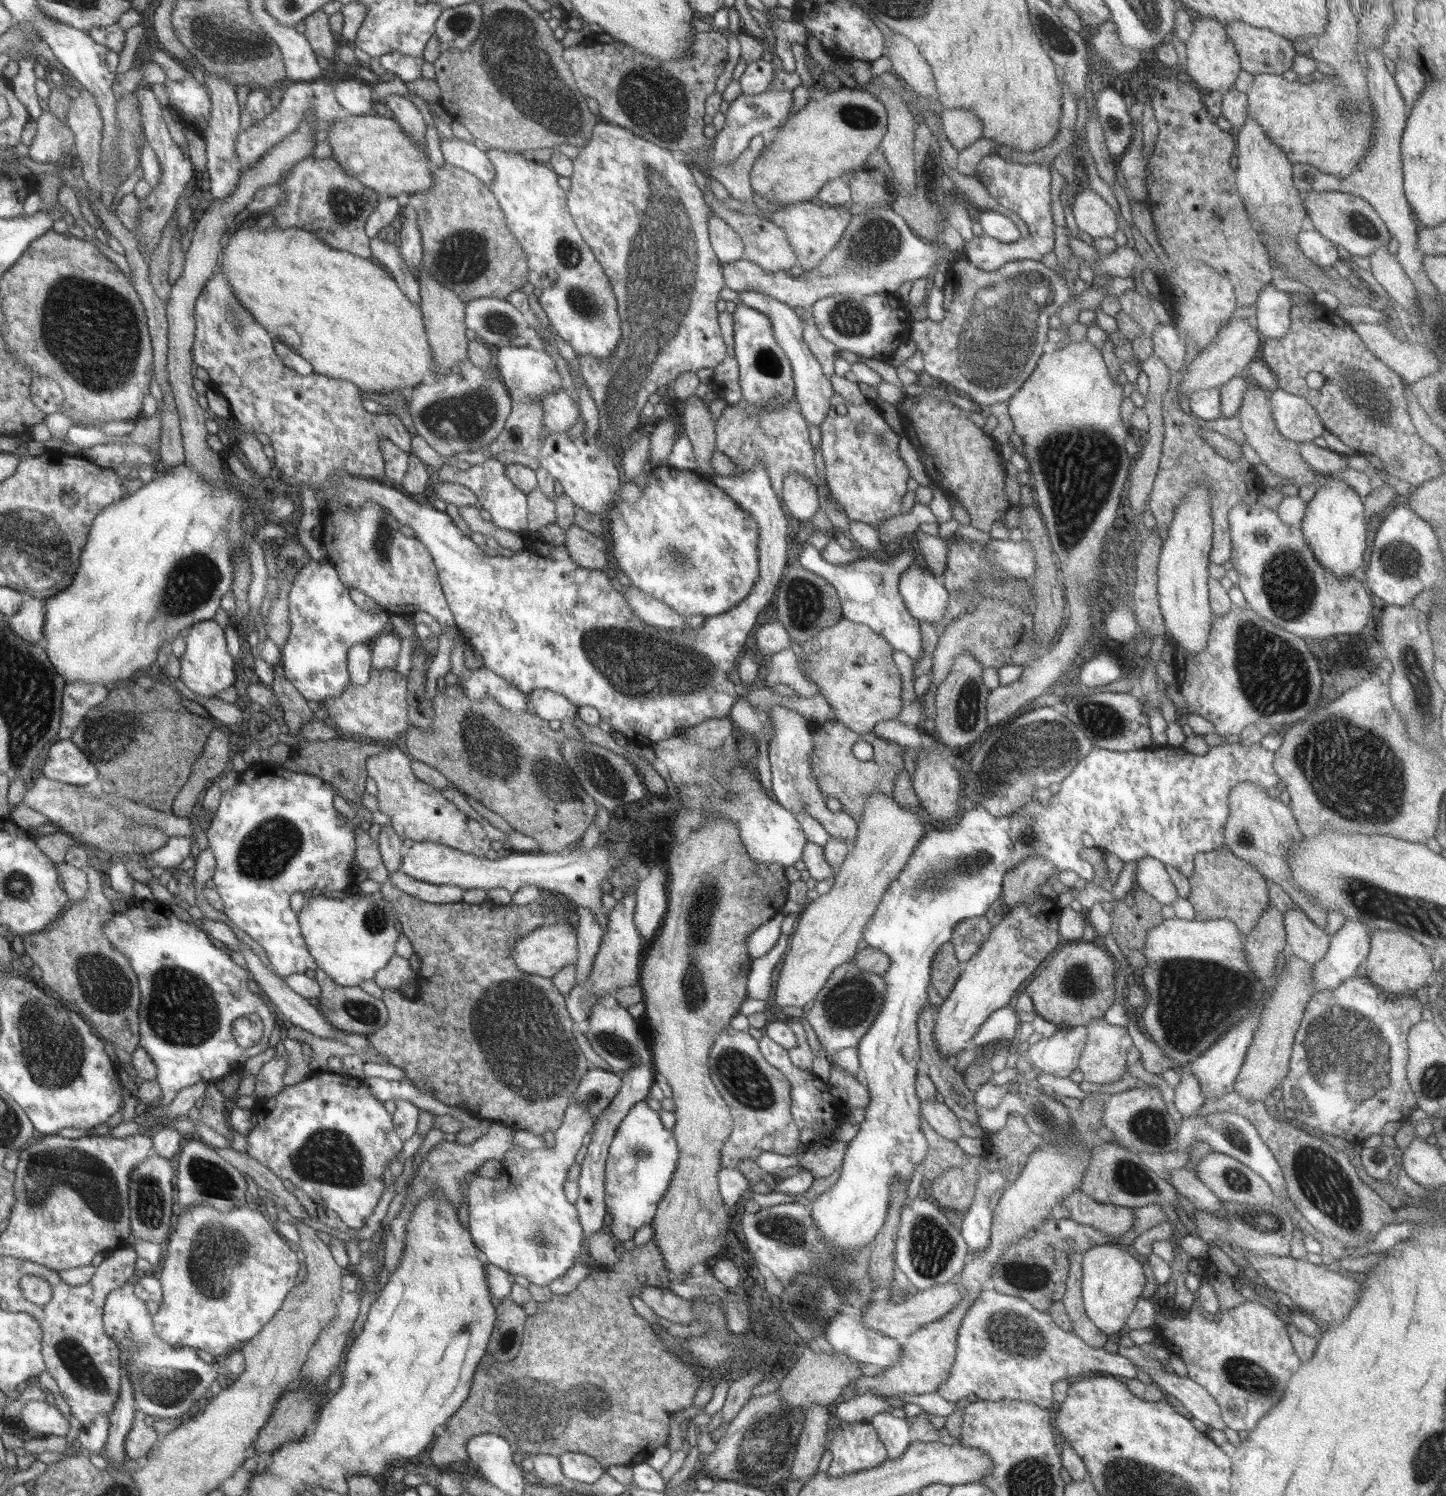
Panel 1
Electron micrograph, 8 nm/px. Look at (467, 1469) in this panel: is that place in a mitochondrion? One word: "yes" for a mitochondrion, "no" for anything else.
no

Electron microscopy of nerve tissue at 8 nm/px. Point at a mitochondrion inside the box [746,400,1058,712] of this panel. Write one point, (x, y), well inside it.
(804, 602)

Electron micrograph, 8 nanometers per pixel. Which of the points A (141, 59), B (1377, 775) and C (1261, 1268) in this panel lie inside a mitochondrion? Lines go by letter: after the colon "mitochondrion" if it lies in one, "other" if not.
A: other
B: mitochondrion
C: other

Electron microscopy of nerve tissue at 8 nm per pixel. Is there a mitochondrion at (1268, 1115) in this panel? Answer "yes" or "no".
no

